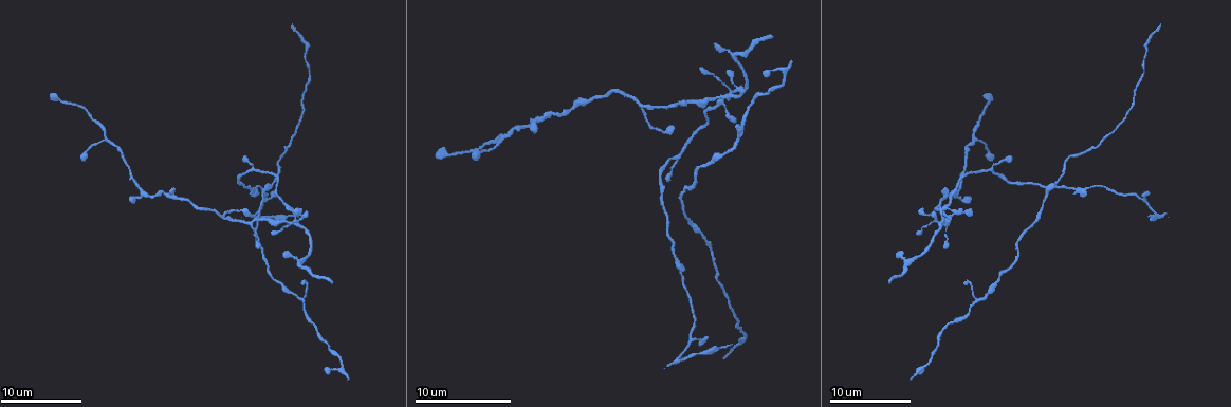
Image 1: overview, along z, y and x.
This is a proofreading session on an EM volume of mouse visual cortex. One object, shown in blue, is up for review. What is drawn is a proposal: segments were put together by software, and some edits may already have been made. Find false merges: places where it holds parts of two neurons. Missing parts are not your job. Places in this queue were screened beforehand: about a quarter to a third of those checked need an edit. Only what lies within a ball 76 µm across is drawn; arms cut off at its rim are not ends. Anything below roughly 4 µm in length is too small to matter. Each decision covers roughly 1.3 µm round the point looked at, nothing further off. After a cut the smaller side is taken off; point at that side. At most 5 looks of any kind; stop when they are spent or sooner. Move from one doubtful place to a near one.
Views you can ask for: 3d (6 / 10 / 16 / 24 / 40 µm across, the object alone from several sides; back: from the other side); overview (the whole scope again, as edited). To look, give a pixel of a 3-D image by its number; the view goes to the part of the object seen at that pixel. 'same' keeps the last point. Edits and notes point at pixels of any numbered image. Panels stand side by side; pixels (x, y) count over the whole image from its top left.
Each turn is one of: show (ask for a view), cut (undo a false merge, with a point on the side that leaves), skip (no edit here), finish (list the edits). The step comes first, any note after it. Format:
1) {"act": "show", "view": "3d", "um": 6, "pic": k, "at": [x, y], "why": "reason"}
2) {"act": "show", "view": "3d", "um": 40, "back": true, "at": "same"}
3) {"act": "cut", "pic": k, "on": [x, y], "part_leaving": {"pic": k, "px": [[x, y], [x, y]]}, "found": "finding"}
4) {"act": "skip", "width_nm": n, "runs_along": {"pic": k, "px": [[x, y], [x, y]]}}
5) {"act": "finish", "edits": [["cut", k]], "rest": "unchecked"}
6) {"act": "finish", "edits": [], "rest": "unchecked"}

{"act": "show", "view": "3d", "um": 6, "pic": 1, "at": [1025, 184], "why": "sudden change in width"}

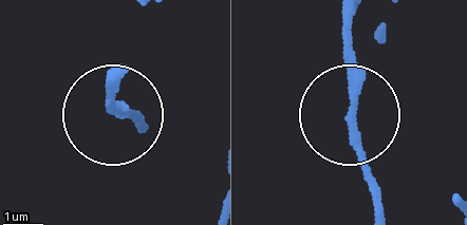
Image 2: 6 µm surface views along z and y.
{"act": "show", "view": "3d", "um": 6, "back": true, "pic": 2, "at": [353, 127]}

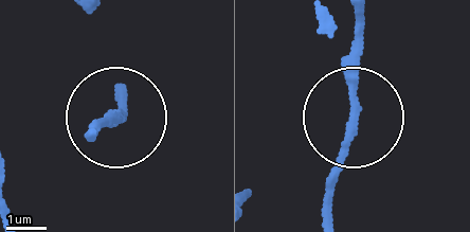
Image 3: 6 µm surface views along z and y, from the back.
{"act": "skip", "width_nm": 200, "runs_along": {"pic": 3, "px": [[359, 24], [349, 146], [329, 217]]}, "found": "one neuron here"}

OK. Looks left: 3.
{"act": "show", "view": "3d", "um": 6, "pic": 1, "at": [641, 105], "why": "thin arm on a thick one"}

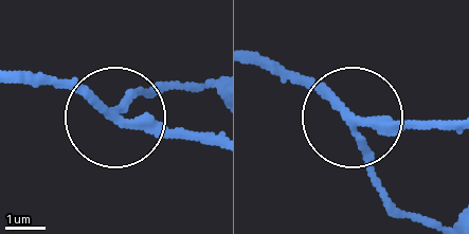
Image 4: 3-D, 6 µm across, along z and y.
{"act": "show", "view": "3d", "um": 6, "back": true, "pic": 4, "at": [116, 114]}

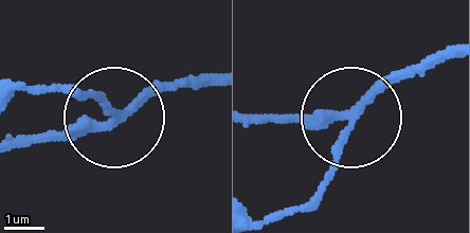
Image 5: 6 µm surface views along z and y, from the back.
{"act": "skip", "runs_along": {"pic": 5, "px": [[16, 142], [67, 142], [113, 115], [97, 92], [59, 85]]}, "found": "all the same neuron"}

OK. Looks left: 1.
{"act": "show", "view": "3d", "um": 16, "pic": 1, "at": [939, 221], "why": "four-way junction"}

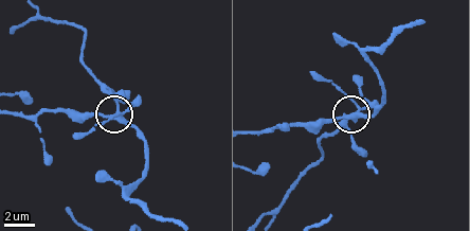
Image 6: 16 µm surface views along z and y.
{"act": "skip", "width_nm": 260, "runs_along": {"pic": 6, "px": [[306, 172], [326, 136], [354, 116], [379, 109]]}, "found": "all the same neuron"}

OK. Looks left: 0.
{"act": "finish", "edits": [], "rest": "unchecked"}

